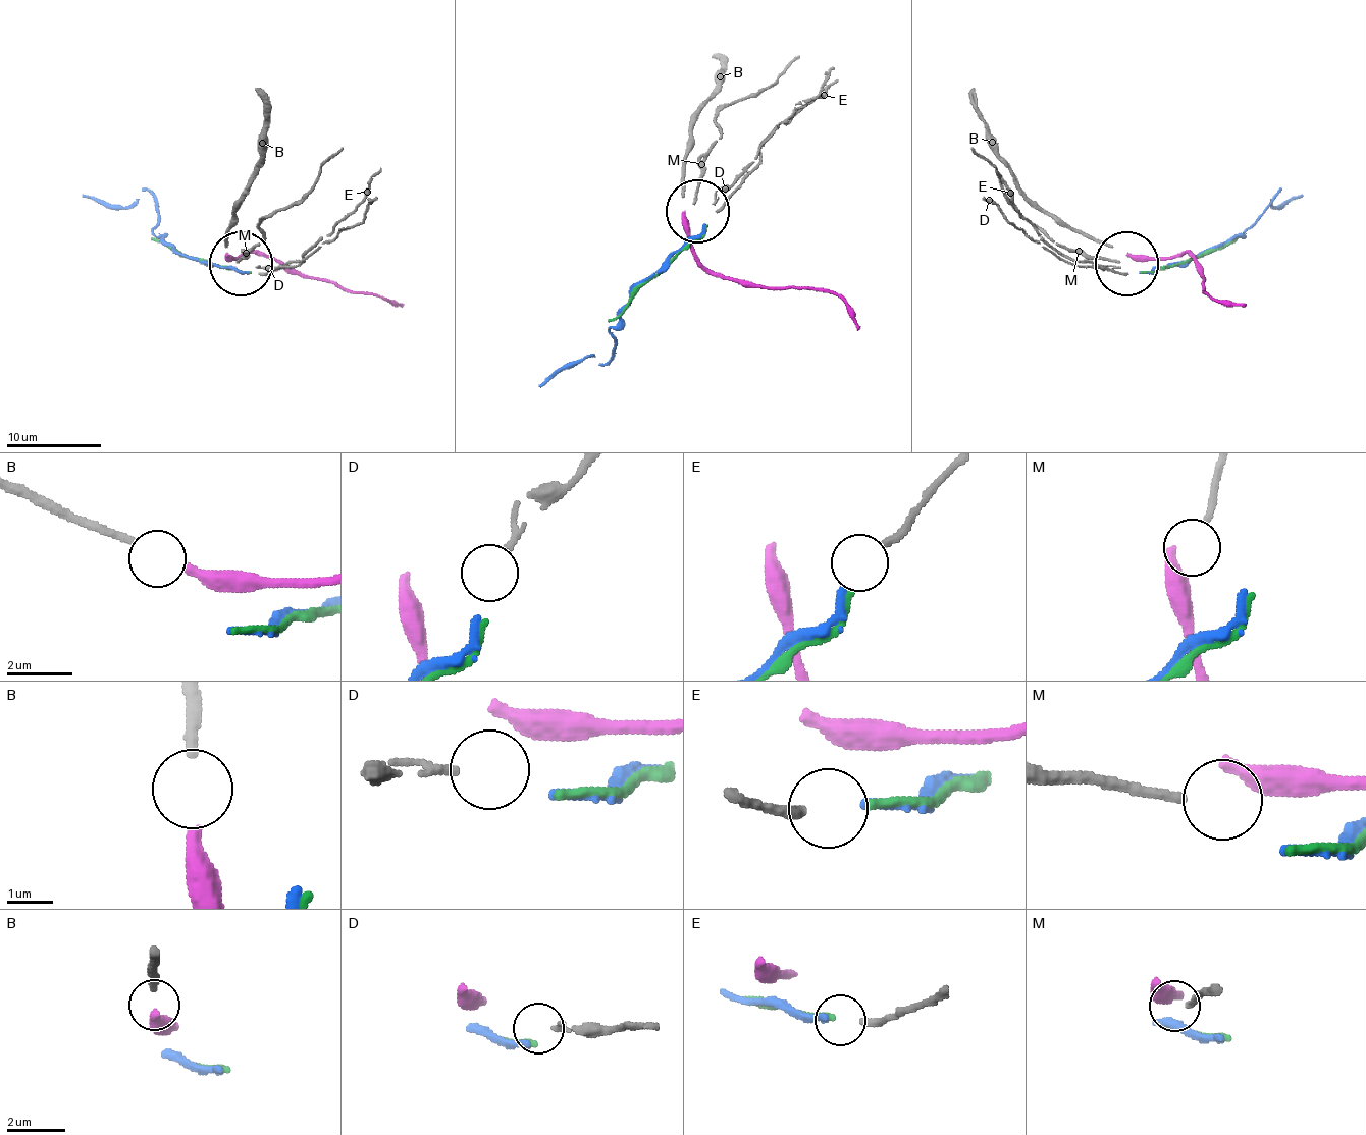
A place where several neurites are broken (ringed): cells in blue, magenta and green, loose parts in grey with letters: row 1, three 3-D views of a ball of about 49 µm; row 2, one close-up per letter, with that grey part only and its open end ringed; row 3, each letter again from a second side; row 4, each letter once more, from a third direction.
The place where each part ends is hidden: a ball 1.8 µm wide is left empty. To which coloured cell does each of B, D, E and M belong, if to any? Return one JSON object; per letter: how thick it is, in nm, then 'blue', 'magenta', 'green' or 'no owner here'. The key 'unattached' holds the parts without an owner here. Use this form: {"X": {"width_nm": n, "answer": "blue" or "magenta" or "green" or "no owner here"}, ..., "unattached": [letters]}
{"B": {"width_nm": 240, "answer": "magenta"}, "D": {"width_nm": 170, "answer": "no owner here"}, "E": {"width_nm": 240, "answer": "blue"}, "M": {"width_nm": 200, "answer": "no owner here"}, "unattached": ["D", "M"]}

